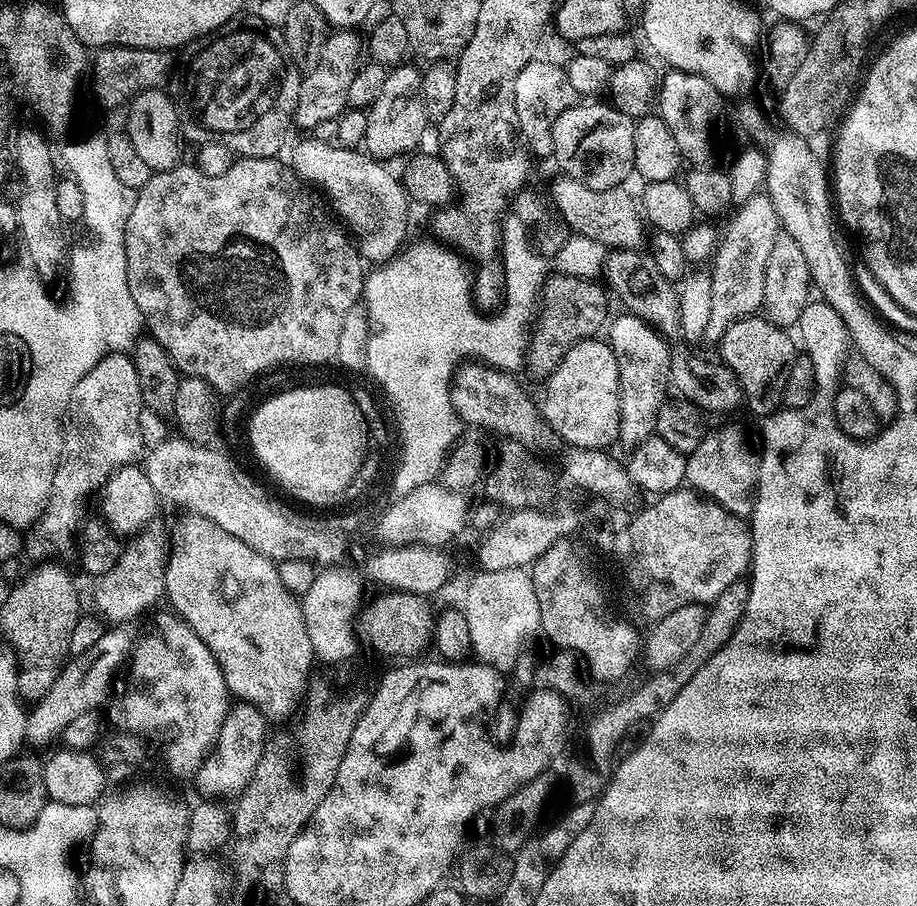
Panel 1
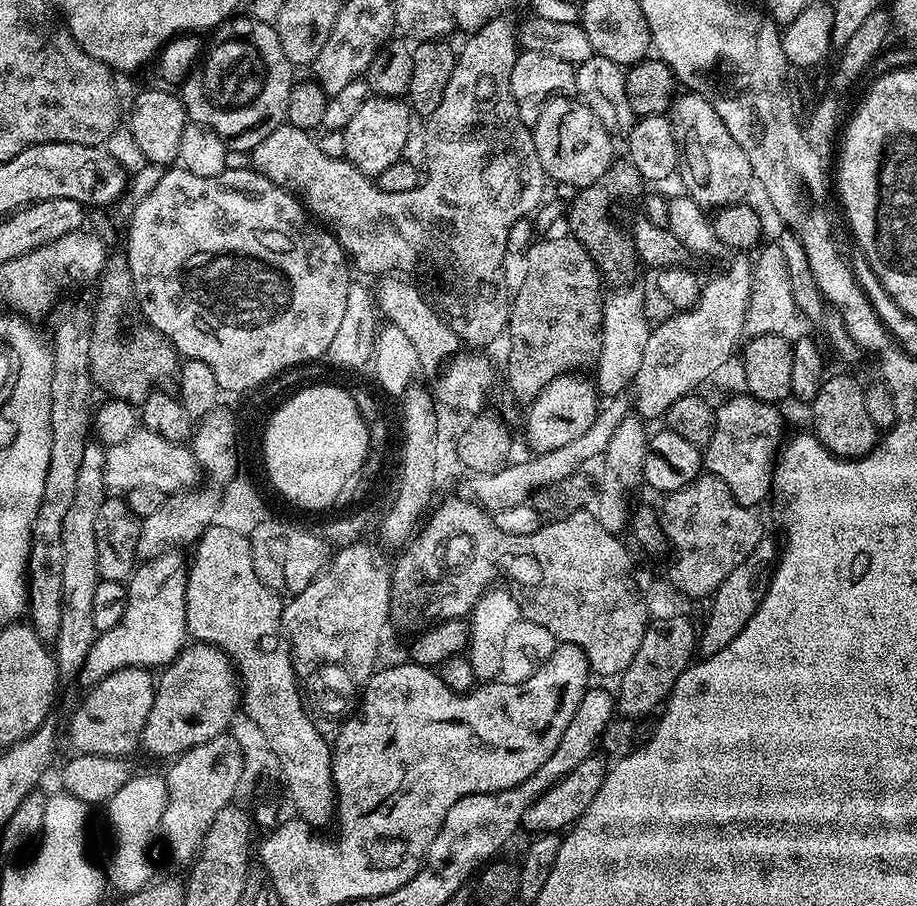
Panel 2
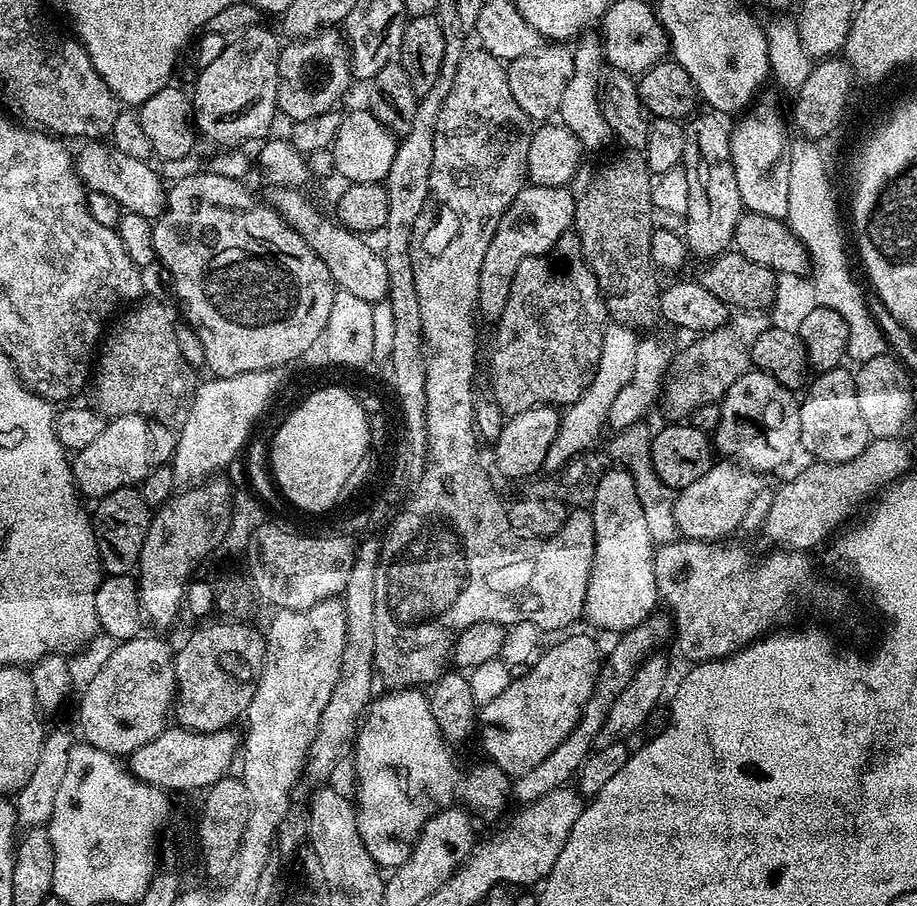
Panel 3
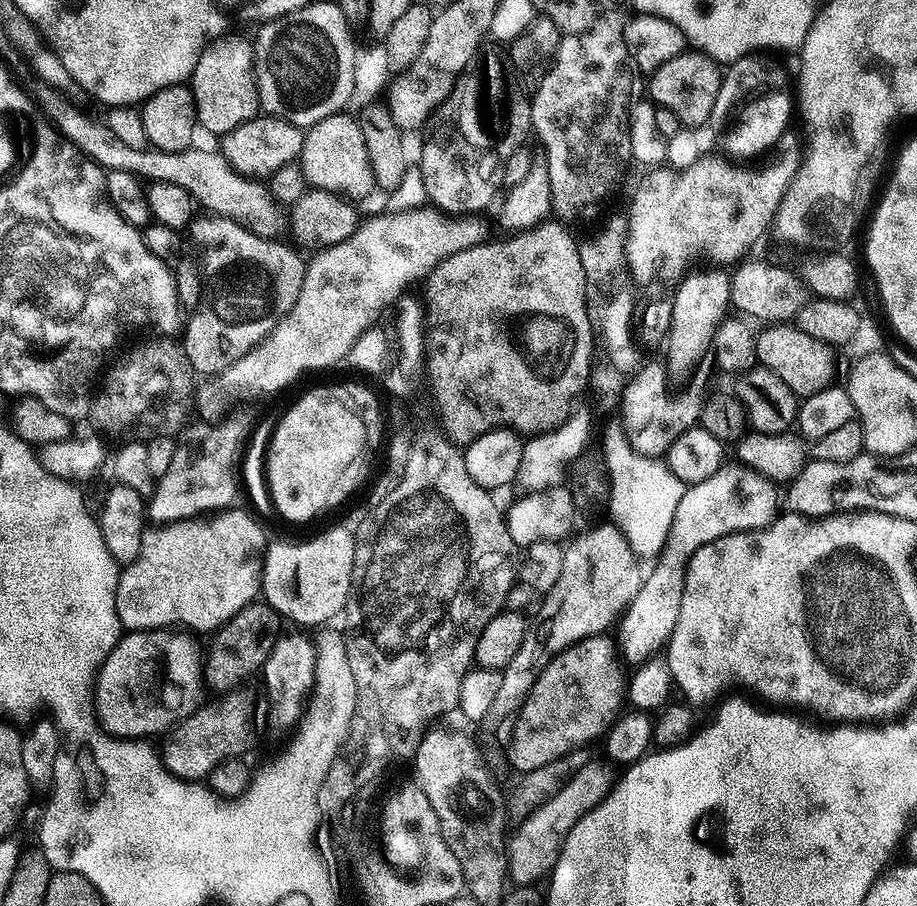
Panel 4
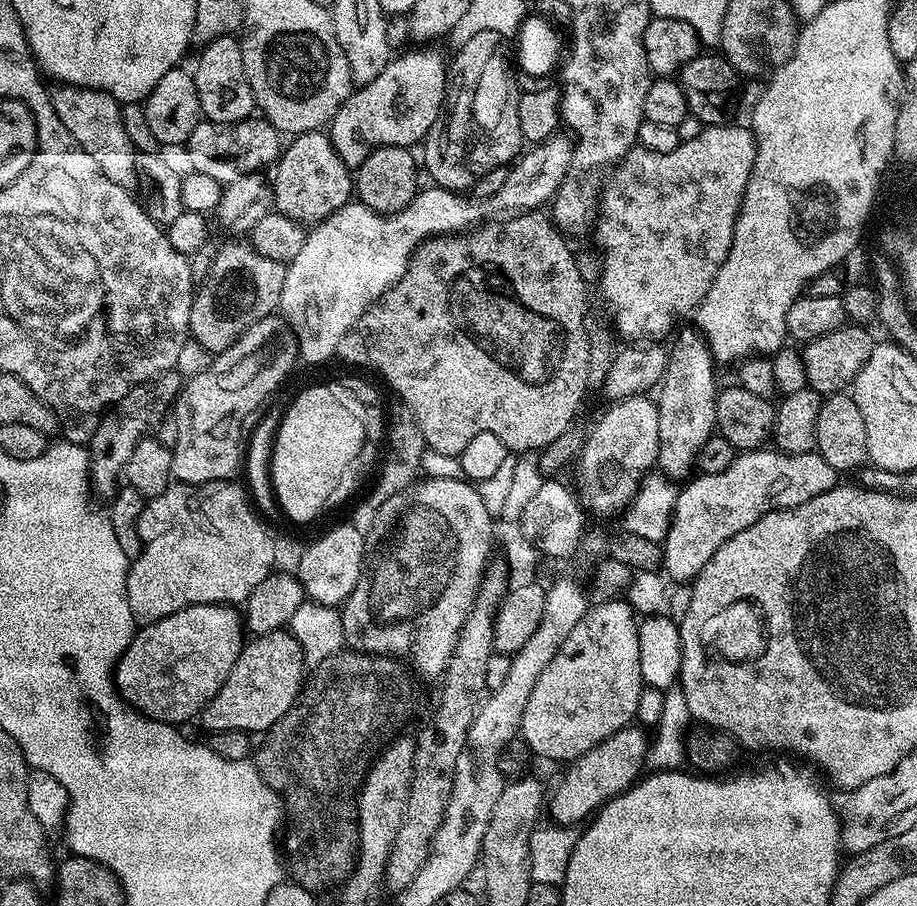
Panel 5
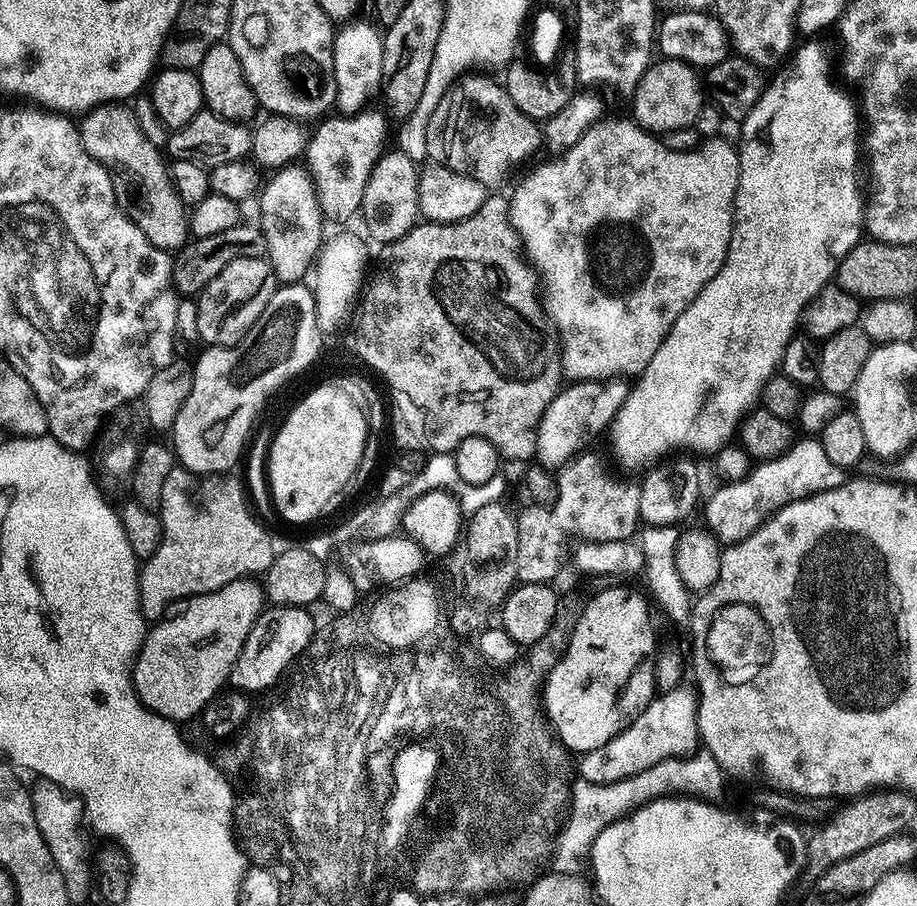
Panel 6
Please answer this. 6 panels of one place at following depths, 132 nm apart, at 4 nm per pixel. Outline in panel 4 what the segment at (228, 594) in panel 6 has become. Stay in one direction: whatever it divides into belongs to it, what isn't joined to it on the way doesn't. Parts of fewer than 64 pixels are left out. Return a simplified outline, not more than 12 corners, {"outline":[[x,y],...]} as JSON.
{"outline":[[187,631],[121,635],[96,676],[101,727],[167,733],[206,700]]}

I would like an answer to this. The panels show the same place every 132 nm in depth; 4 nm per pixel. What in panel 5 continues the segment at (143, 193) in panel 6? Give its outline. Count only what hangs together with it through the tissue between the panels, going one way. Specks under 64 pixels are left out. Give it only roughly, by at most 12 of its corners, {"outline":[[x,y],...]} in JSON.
{"outline":[[93,88],[51,89],[54,114],[118,186],[138,180],[121,101]]}

